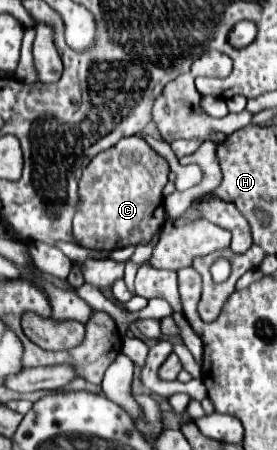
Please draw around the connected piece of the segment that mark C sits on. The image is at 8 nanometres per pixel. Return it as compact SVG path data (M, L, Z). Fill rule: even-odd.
M122 138L116 146L96 154L80 178L80 206L74 216L76 242L92 250L144 244L164 224L162 188L166 182L168 162L142 138ZM114 174L130 174L130 178Z

